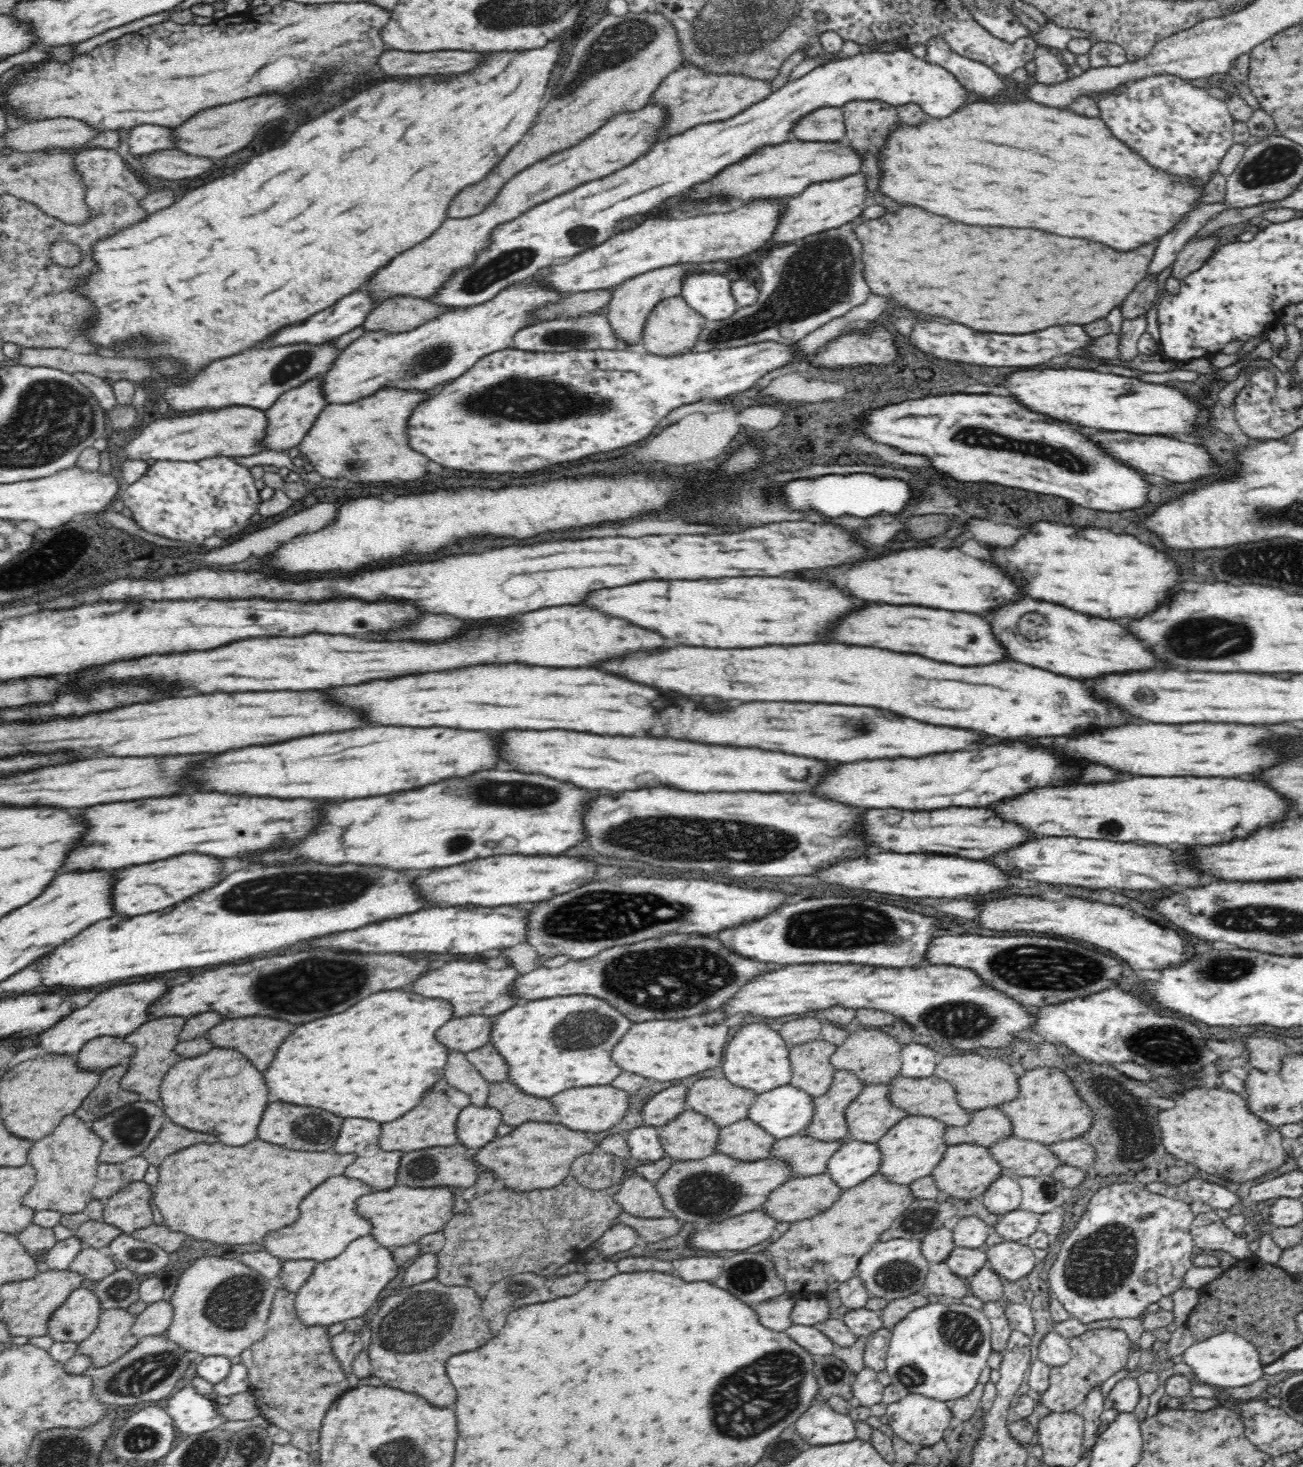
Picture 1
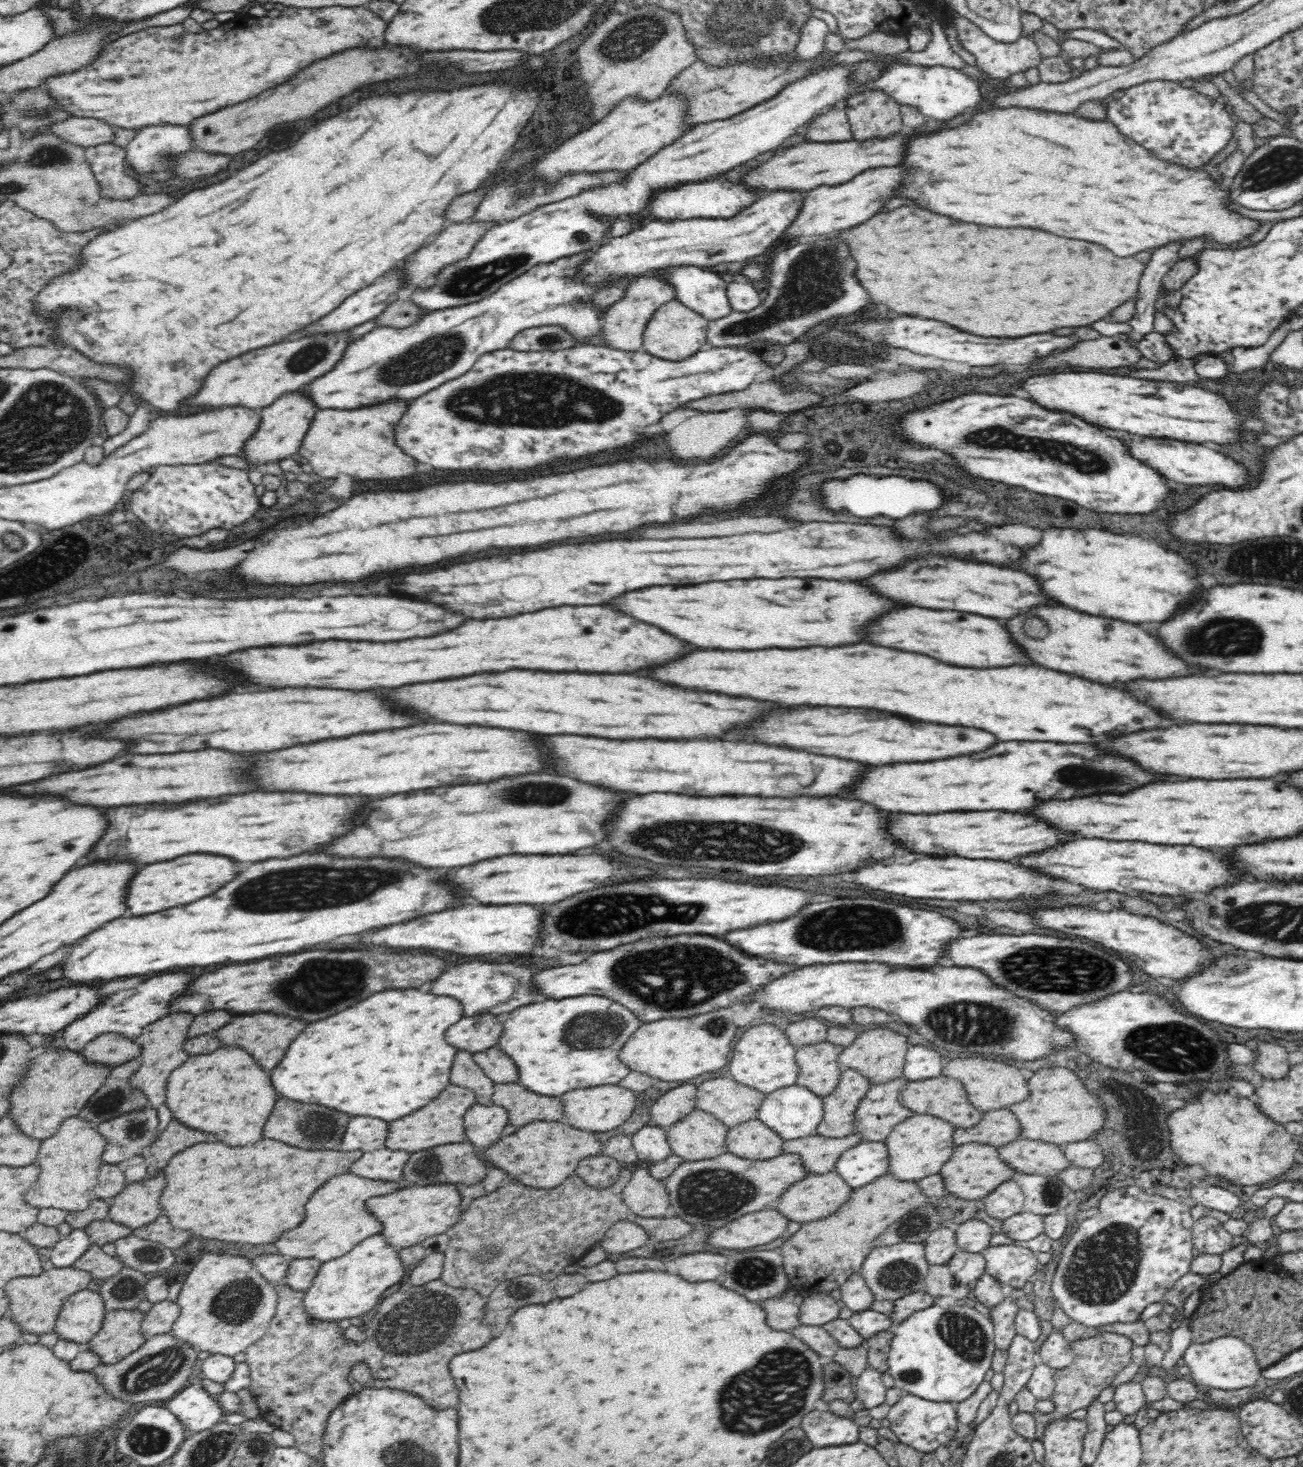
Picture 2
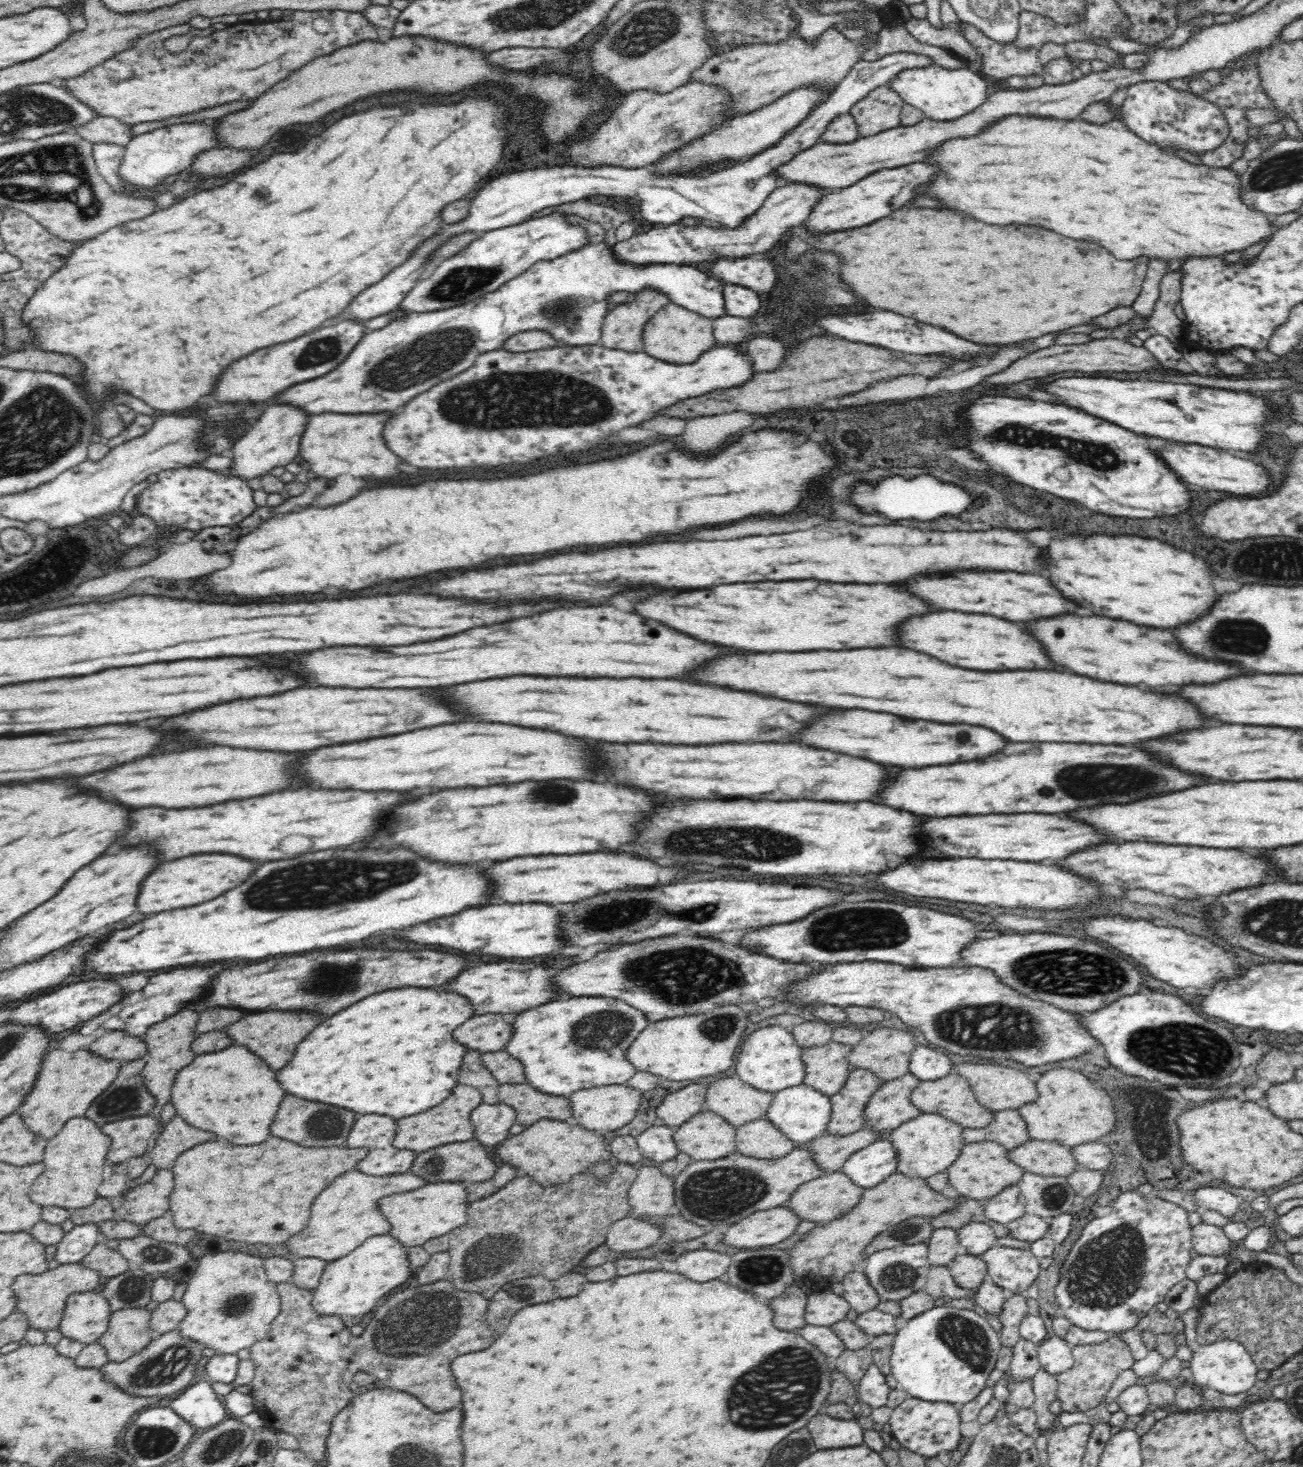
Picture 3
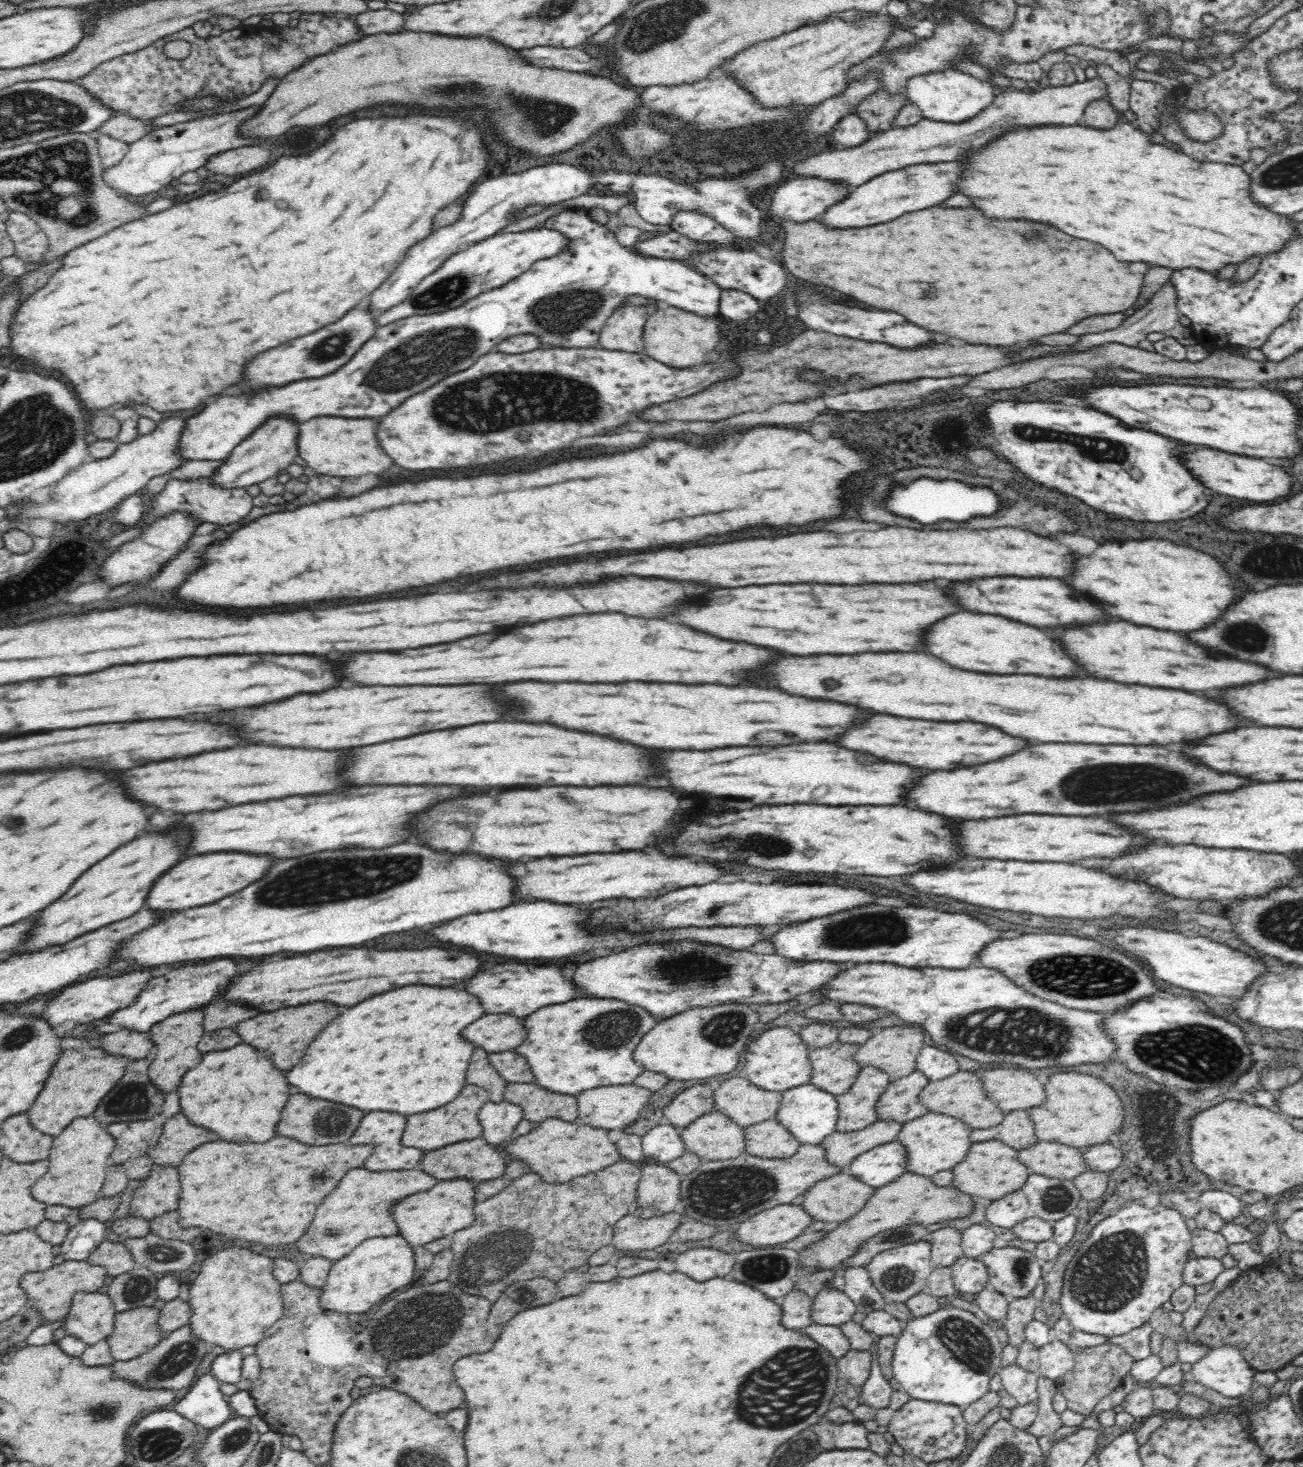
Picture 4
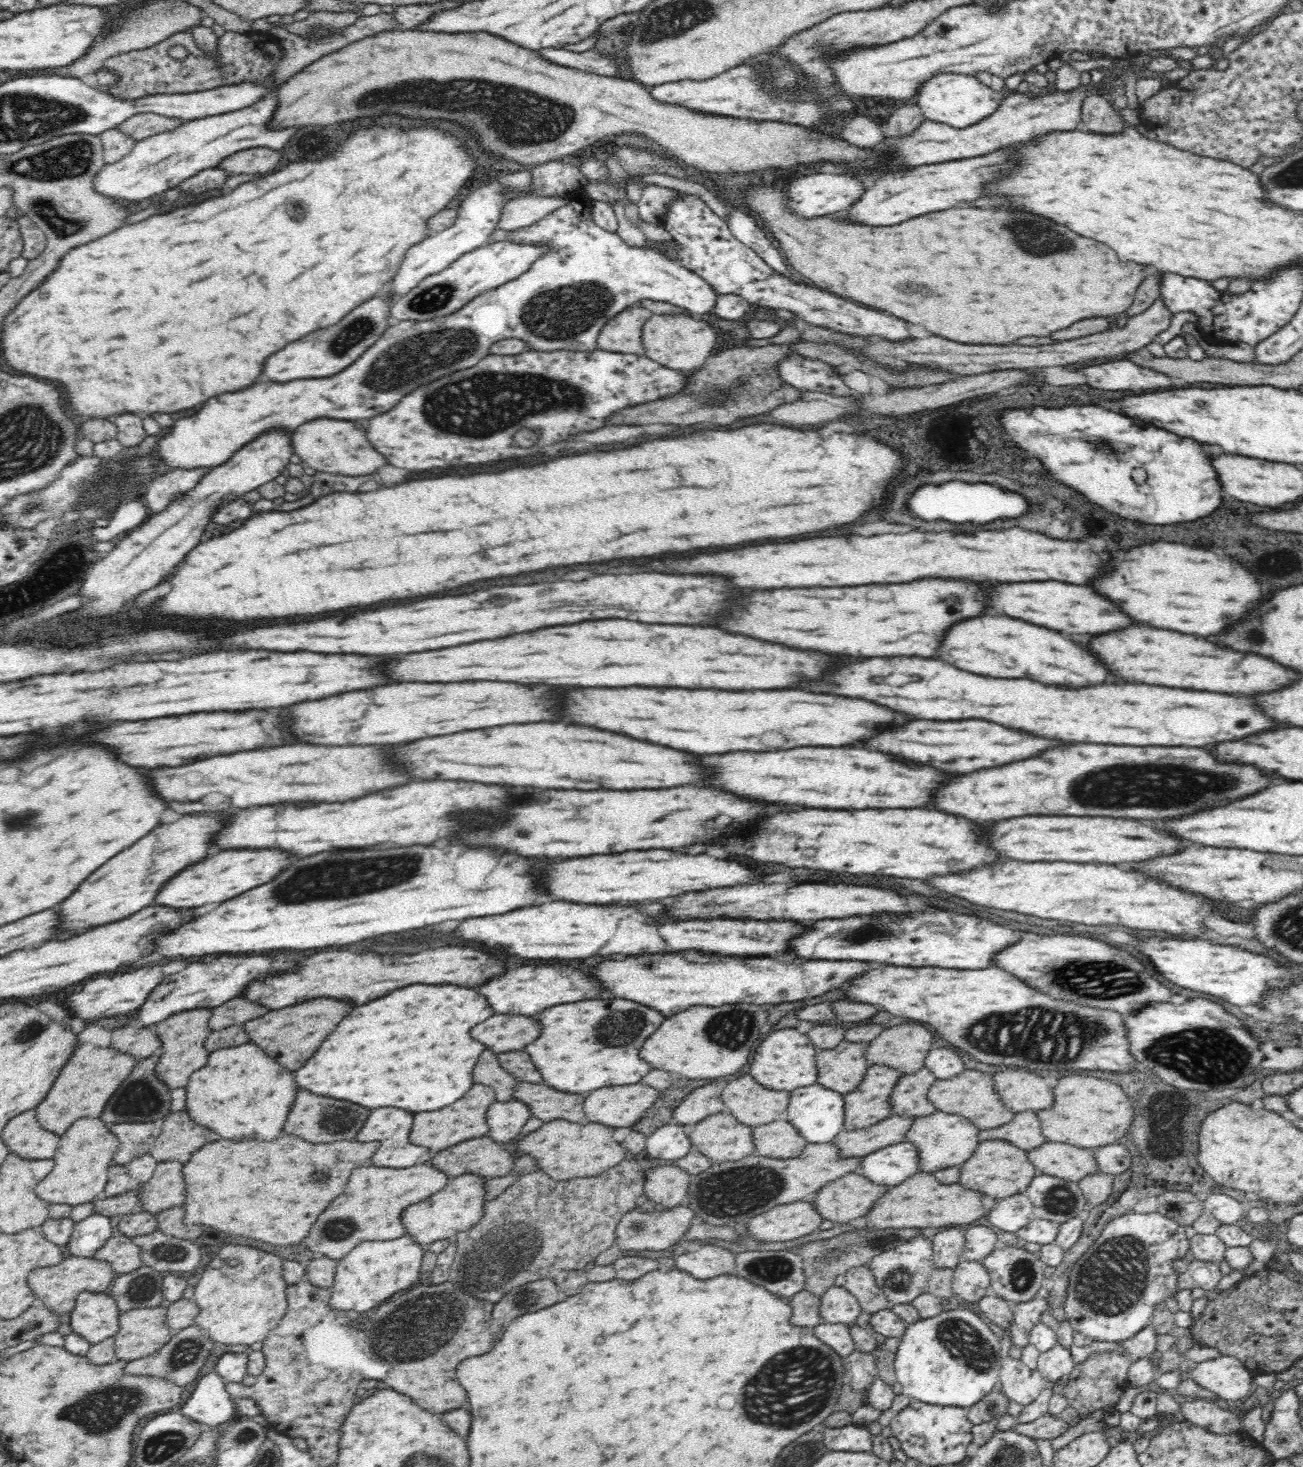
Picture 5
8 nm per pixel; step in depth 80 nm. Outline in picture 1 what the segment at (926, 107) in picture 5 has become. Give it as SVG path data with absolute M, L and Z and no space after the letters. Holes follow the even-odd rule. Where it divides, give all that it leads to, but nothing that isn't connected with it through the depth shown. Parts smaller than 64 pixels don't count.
M904 48L893 53L863 50L853 57L844 56L844 59L830 62L830 64L820 66L798 79L788 81L769 94L768 98L749 106L728 120L698 125L685 130L684 133L662 140L632 164L604 178L578 185L567 193L559 194L546 202L533 206L518 218L496 226L488 238L488 246L478 252L476 260L472 264L464 266L462 270L456 270L432 296L424 299L432 304L450 309L482 304L482 302L494 298L506 286L524 281L532 274L537 274L542 268L550 267L556 262L564 261L566 258L569 259L606 242L614 235L614 228L622 218L650 212L664 200L680 196L680 194L687 194L695 185L714 178L727 166L744 160L762 147L786 142L793 126L802 117L819 108L841 107L850 100L882 100L882 102L896 107L914 103L928 116L932 116L932 119L946 118L967 104L970 92L966 90L966 87L968 85L962 84L952 71L948 71L938 64L929 64Z

